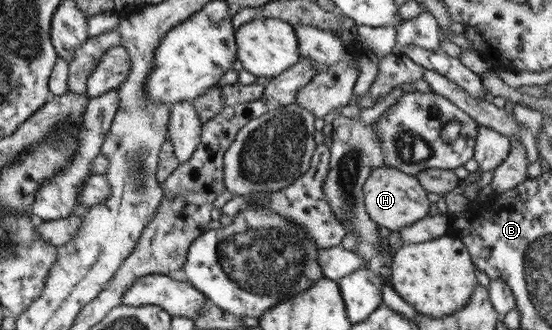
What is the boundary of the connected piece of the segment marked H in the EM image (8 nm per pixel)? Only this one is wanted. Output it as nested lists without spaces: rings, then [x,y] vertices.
[[[381,165],[373,168],[363,182],[362,192],[365,211],[378,227],[385,227],[390,231],[400,230],[427,217],[430,202],[426,191],[415,176],[404,174],[394,167]]]

